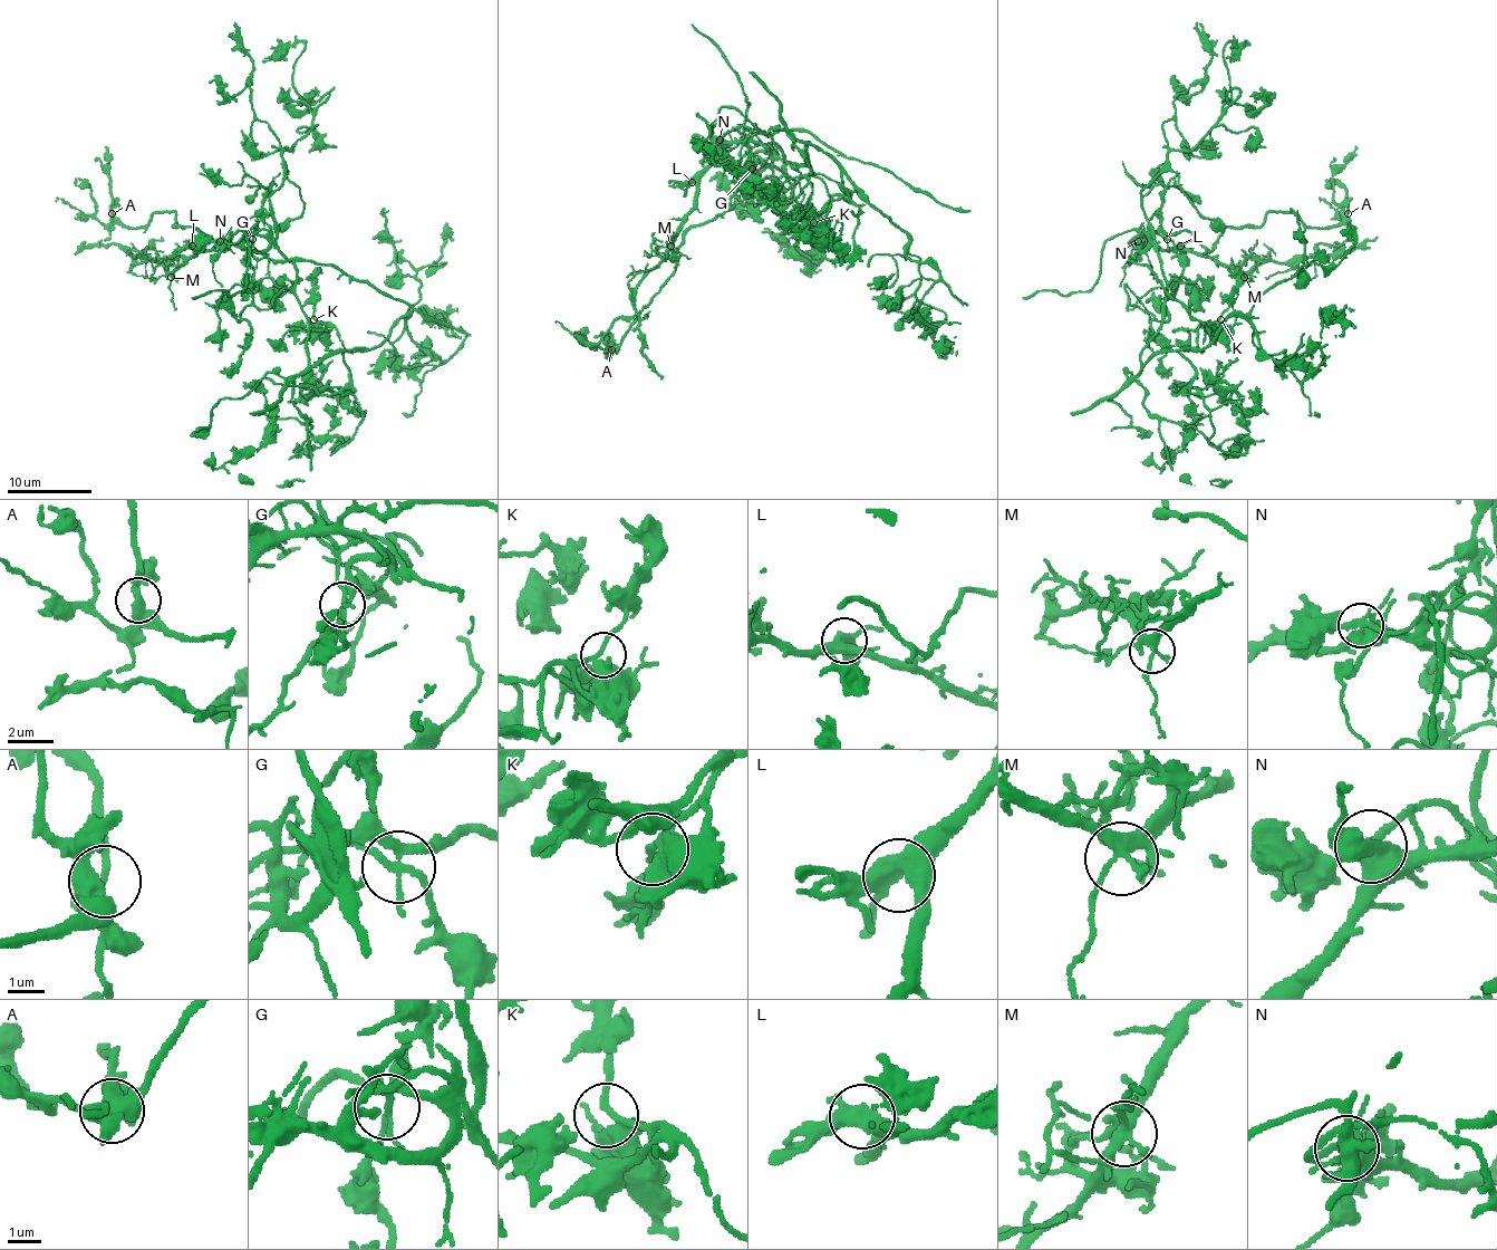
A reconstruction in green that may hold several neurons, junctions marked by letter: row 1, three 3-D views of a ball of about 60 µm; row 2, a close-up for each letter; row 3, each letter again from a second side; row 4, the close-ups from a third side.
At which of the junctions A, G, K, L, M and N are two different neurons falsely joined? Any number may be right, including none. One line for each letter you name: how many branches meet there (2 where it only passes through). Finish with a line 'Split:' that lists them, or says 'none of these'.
G: Branches: 5
N: Branches: 5
Split: G, N

